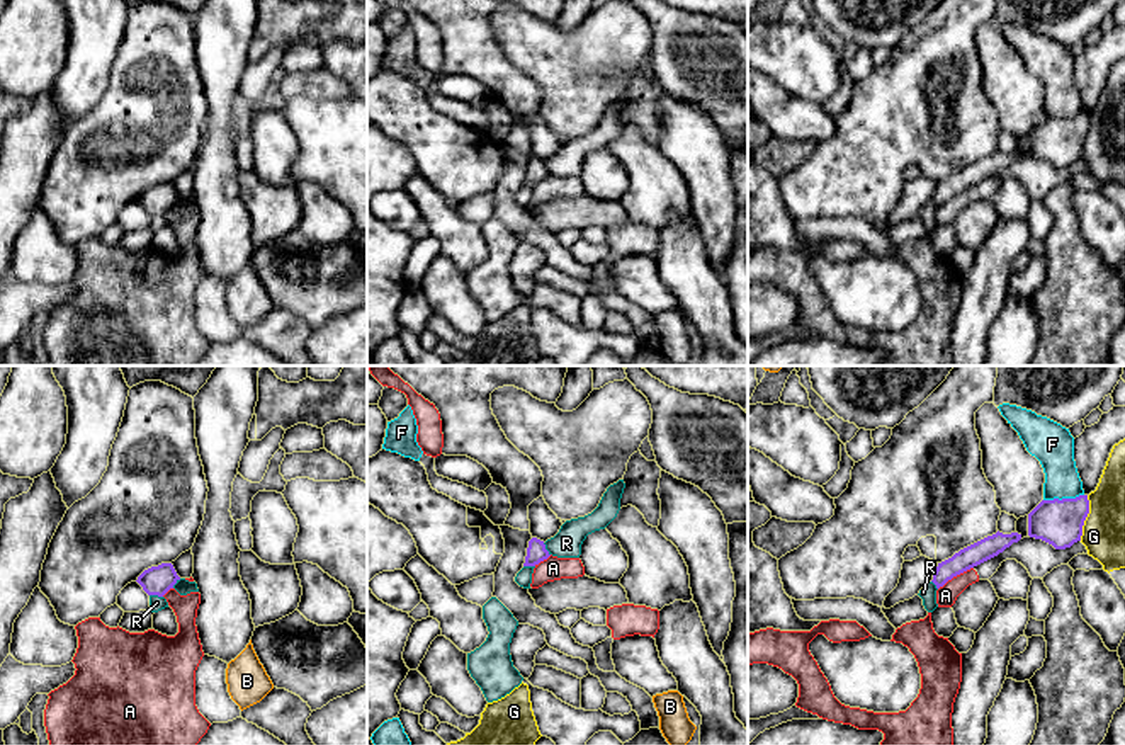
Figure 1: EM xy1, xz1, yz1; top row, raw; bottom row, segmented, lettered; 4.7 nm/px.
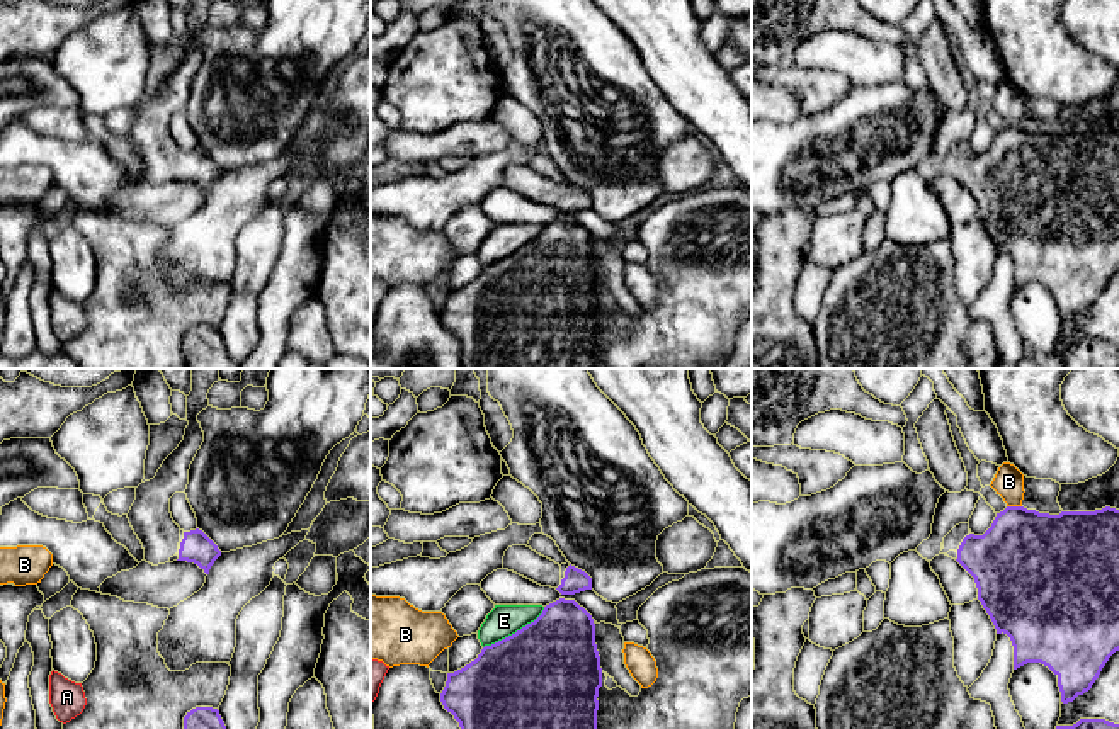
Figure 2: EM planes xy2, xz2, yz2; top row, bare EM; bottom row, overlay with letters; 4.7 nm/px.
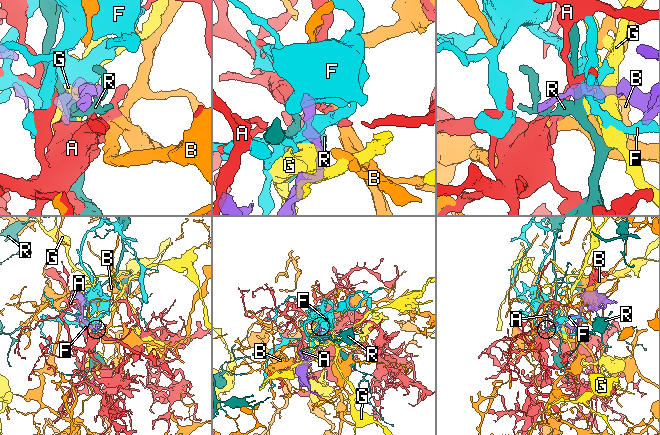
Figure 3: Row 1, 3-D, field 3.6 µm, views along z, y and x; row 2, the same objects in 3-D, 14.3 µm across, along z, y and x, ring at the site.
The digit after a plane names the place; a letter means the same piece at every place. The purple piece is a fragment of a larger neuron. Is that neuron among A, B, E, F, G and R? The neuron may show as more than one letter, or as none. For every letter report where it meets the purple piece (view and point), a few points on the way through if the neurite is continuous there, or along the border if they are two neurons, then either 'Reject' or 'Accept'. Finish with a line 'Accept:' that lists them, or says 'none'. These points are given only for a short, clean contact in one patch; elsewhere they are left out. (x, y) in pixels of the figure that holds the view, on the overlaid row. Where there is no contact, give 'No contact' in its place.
A: Touches purple at yz1 (955, 575). Boundary: yz1 (972, 567), (954, 575), (938, 589). Reject
B: Touches purple at yz2 (1014, 507). Boundary: yz2 (1007, 505), (1021, 507). Reject
E: Touches purple at xz2 (516, 632). Reject
F: Touches purple at yz1 (1062, 499). Boundary: yz1 (1083, 494), (1073, 499), (1044, 500). Reject
G: Touches purple at yz1 (1086, 516). Reject
R: Touches purple at xy1 (157, 594). Boundary: xy1 (150, 594), (162, 597). Reject
Accept: none

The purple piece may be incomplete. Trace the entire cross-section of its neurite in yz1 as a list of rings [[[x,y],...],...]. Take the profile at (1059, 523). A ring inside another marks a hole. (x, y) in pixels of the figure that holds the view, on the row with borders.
[[[1088,495],[1042,500],[1028,514],[1028,536],[1042,539],[1055,549],[1071,548],[1074,543],[1081,541],[1088,514]]]

